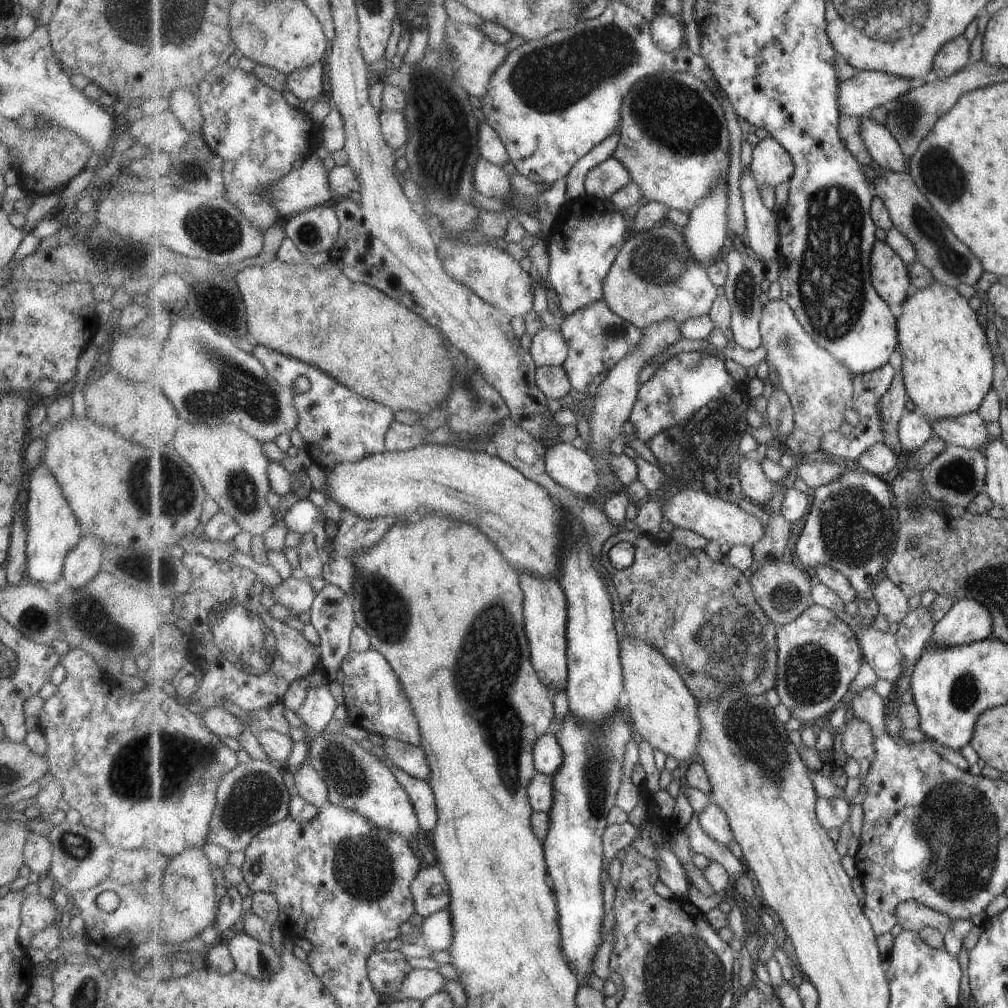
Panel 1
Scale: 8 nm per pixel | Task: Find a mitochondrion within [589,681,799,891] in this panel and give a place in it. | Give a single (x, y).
(749, 725)

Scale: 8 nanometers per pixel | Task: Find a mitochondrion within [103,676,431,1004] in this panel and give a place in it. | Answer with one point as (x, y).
(151, 767)

